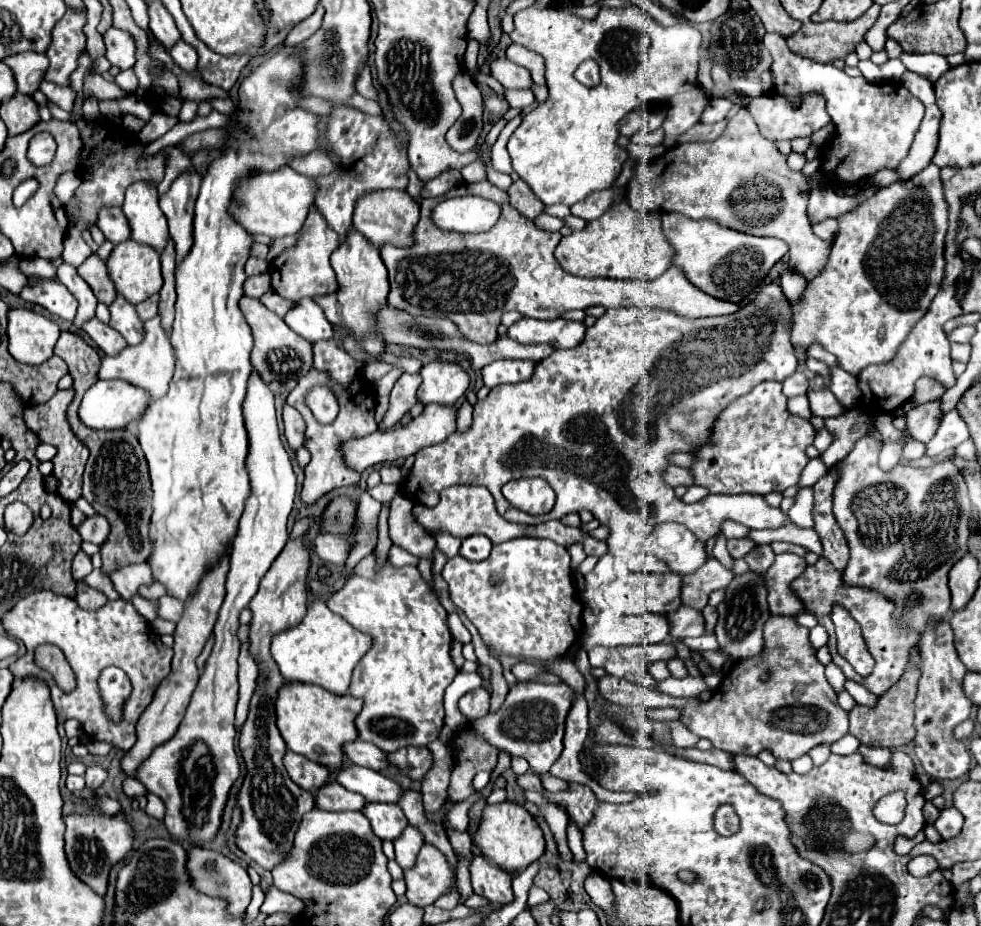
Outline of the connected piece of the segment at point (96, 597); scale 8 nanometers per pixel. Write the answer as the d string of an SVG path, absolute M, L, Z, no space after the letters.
M83 581L77 582L77 596L75 596L75 602L83 608L83 610L97 610L101 608L107 598L97 592L97 590L87 586Z

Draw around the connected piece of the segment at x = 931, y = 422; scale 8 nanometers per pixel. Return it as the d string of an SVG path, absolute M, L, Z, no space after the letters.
M933 400L927 404L915 406L907 412L907 428L915 440L929 442L935 436L941 418L943 418L941 400Z

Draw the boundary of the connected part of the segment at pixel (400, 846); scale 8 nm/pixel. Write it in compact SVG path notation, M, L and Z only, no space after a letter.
M409 824L409 826L403 830L403 834L395 840L395 860L397 860L397 864L399 864L401 868L411 868L413 862L415 862L417 852L419 852L421 846L423 846L423 842L425 842L425 840L423 840L421 830Z

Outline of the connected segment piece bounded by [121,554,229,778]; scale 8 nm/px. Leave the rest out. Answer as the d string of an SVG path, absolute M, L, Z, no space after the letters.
M229 554L219 562L219 566L215 566L215 570L211 570L211 574L207 574L207 578L203 580L203 586L199 586L199 594L195 598L191 598L191 602L187 602L185 612L181 616L181 620L177 622L177 630L175 630L175 656L173 656L173 672L159 684L153 702L147 706L147 710L143 712L143 716L137 722L137 742L135 746L125 752L125 756L121 758L121 770L127 778L137 778L137 772L141 768L141 764L151 756L151 752L161 746L163 742L167 742L175 730L179 728L179 722L185 714L185 708L189 704L189 698L197 686L197 678L199 678L199 670L195 666L197 656L201 654L207 638L213 632L213 626L219 618L219 610L221 604L225 600L225 576L229 570Z

